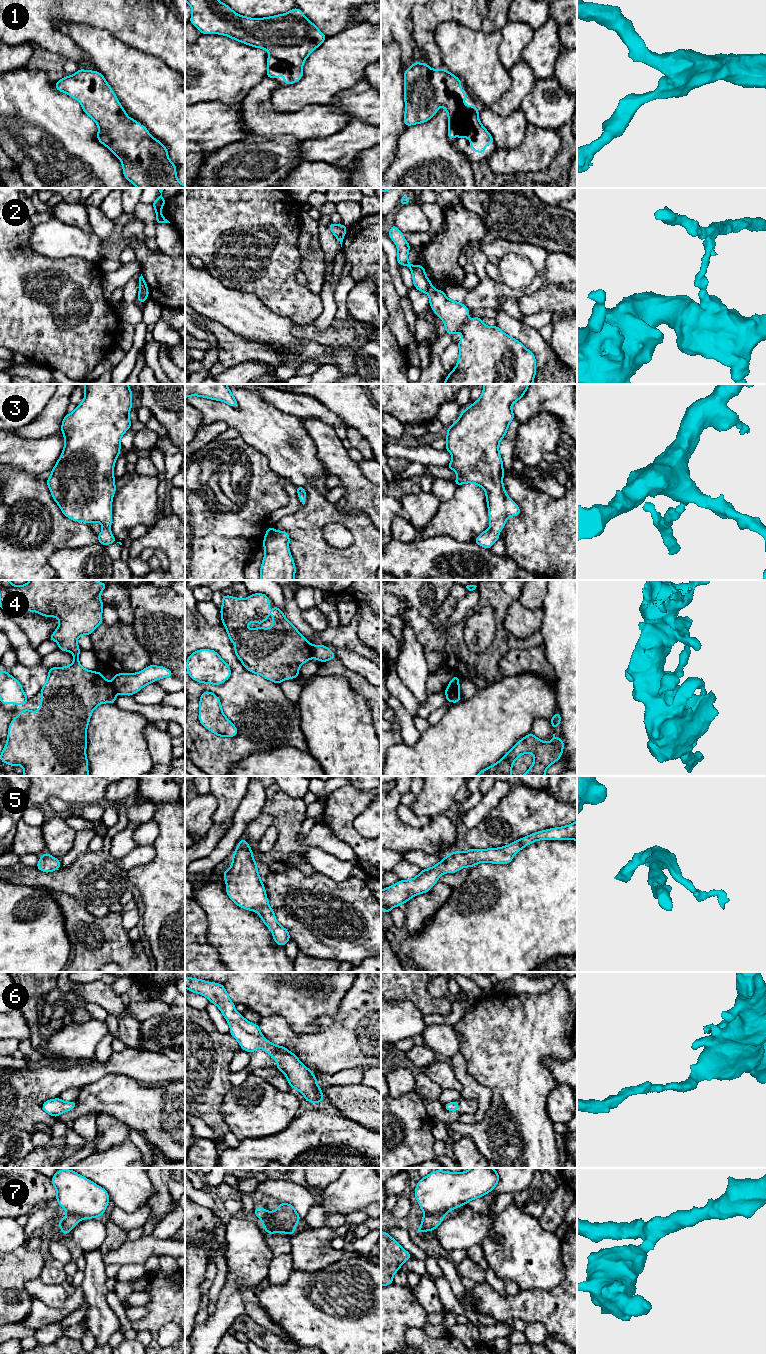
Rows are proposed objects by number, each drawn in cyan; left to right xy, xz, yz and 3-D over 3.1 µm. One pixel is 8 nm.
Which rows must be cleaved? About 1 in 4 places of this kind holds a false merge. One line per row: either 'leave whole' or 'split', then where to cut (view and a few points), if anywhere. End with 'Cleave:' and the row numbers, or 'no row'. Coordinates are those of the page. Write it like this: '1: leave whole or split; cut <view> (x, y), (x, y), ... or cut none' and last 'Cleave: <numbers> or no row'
1: leave whole; cut none
2: split; cut xy (147, 288), (140, 290)
3: leave whole; cut none
4: split; cut yz (446, 688), (459, 689)
5: leave whole; cut none
6: leave whole; cut none
7: split; cut yz (424, 1213), (441, 1214), (443, 1216)
Cleave: 2, 4, 7

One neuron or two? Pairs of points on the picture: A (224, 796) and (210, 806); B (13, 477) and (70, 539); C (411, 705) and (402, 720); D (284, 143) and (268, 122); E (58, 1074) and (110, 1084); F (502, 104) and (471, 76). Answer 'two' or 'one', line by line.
A: two
B: one
C: two
D: two
E: two
F: two

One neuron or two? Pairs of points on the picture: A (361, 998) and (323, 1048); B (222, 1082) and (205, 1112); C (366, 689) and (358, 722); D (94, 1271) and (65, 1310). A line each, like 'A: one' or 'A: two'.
A: one
B: one
C: two
D: two

